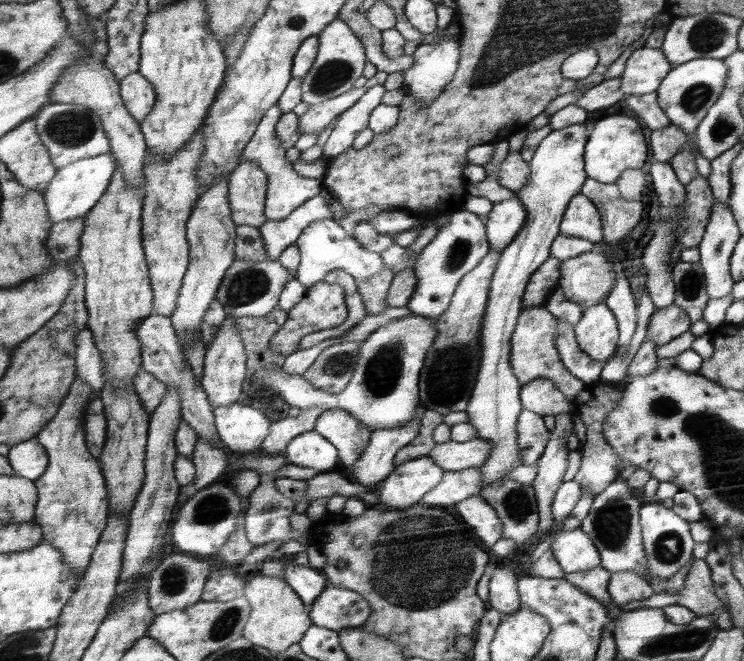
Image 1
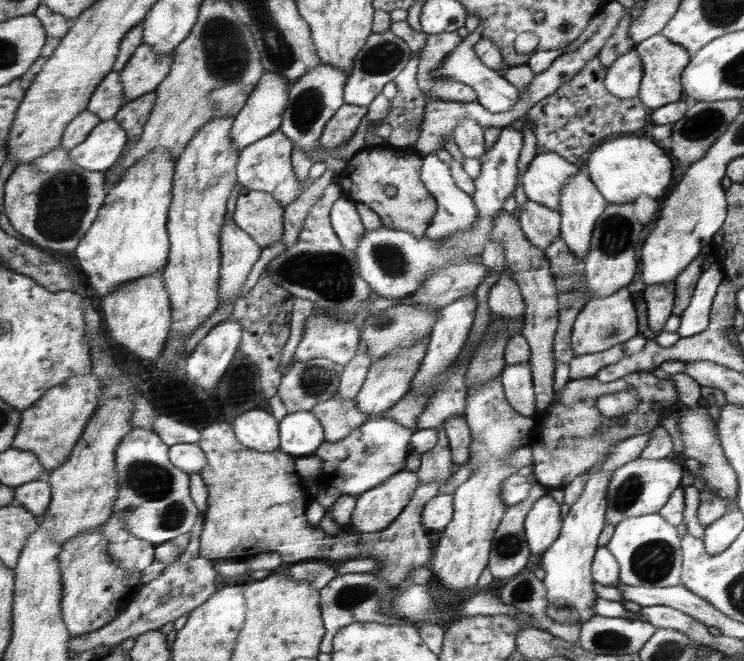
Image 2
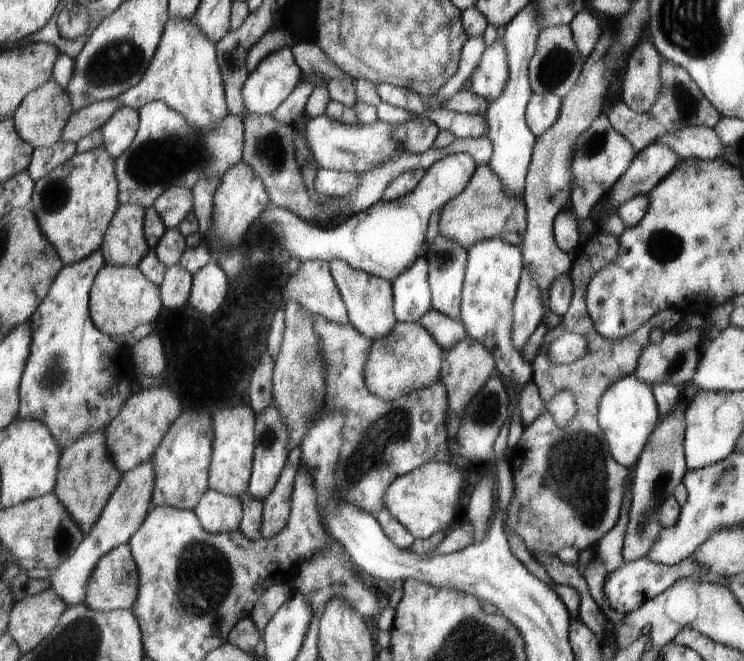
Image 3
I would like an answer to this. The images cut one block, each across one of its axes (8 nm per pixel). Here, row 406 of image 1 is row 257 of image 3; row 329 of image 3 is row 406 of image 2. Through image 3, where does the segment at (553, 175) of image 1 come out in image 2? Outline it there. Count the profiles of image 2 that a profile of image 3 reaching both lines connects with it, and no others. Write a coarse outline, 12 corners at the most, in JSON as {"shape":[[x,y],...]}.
{"shape":[[501,377],[468,388],[471,478],[430,568],[441,587],[474,588],[505,514],[509,463],[537,418]]}

